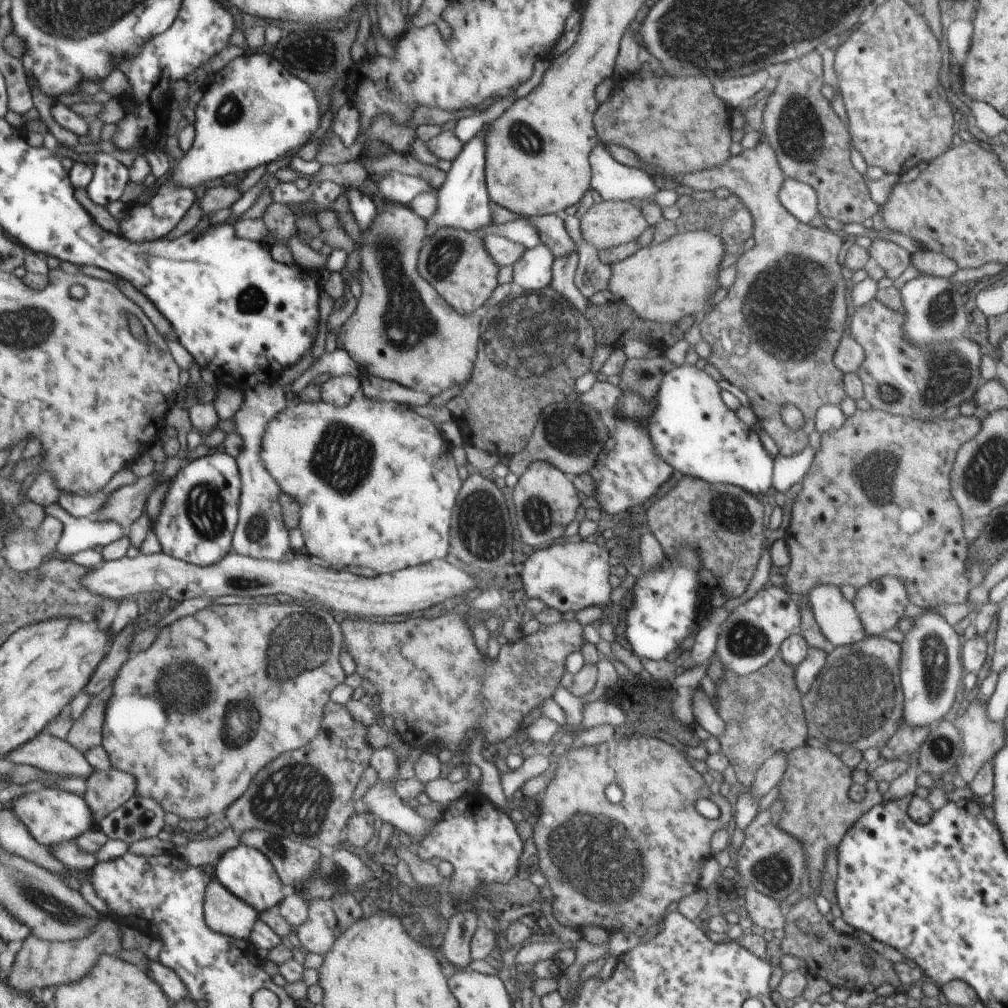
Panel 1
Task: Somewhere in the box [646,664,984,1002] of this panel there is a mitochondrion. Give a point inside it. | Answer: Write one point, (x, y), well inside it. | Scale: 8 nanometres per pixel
(774, 867)

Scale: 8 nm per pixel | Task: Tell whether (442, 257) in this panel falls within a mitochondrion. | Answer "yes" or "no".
yes

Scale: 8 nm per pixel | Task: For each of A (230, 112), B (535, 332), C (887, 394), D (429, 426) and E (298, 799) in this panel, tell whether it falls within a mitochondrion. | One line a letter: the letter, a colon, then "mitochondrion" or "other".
A: mitochondrion
B: mitochondrion
C: mitochondrion
D: other
E: mitochondrion

